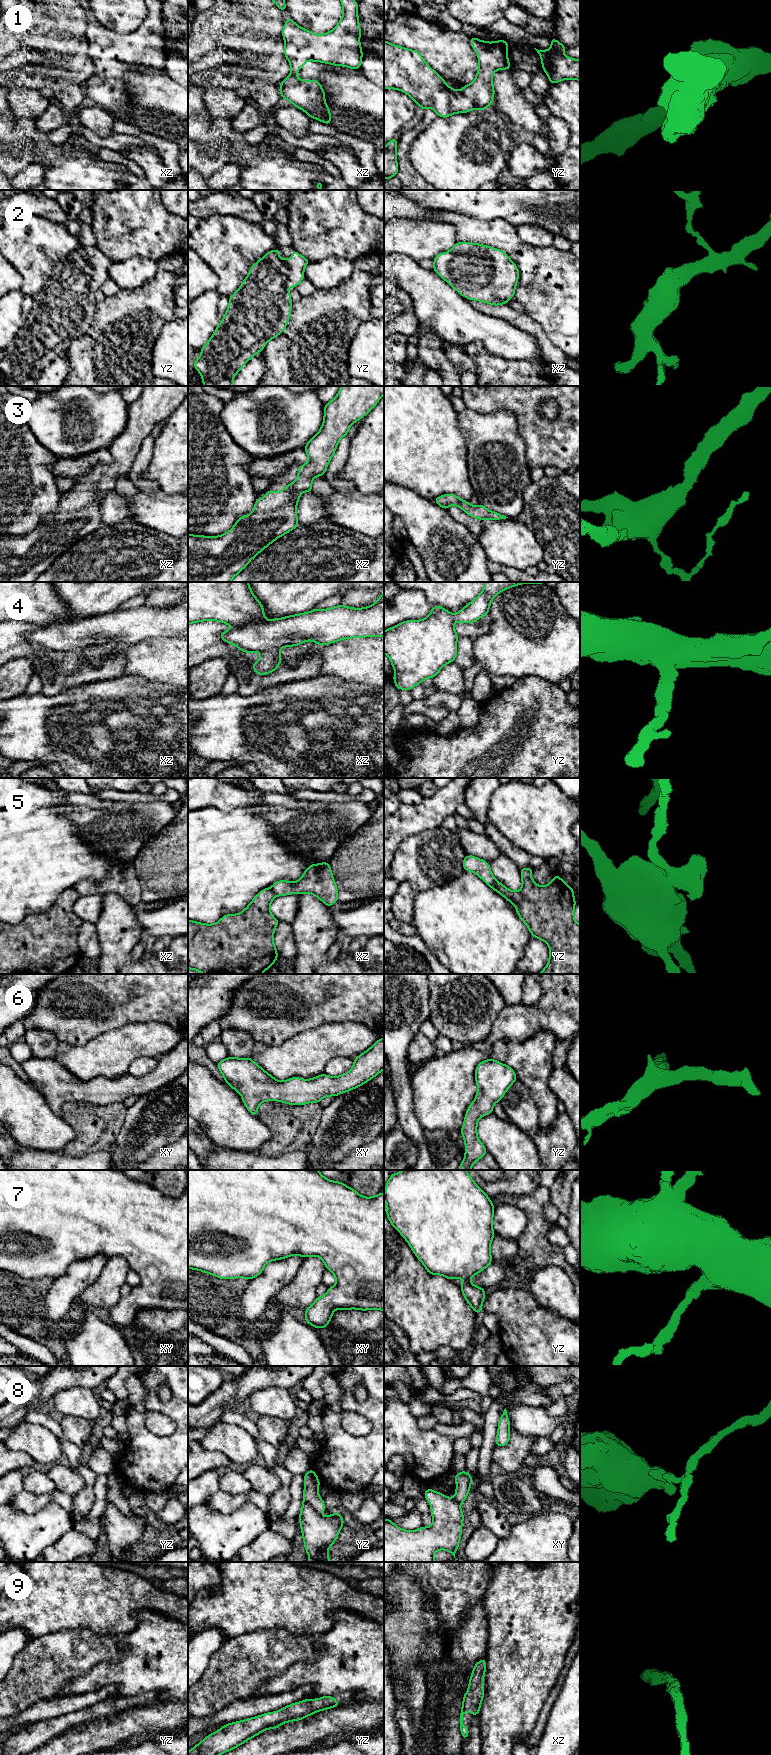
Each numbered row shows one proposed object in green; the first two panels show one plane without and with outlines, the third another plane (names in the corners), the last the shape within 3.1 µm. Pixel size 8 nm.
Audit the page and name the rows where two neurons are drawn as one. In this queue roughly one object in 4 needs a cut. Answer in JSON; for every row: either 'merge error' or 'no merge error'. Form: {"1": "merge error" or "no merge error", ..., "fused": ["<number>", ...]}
{"1": "no merge error", "2": "no merge error", "3": "no merge error", "4": "no merge error", "5": "merge error", "6": "no merge error", "7": "no merge error", "8": "merge error", "9": "no merge error", "fused": ["5", "8"]}

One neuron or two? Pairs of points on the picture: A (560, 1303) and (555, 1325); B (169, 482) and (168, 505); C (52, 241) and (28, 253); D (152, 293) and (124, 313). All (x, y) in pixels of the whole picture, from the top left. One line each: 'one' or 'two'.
A: two
B: two
C: one
D: one

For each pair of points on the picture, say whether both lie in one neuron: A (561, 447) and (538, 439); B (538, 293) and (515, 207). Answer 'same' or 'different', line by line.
A: same
B: different

